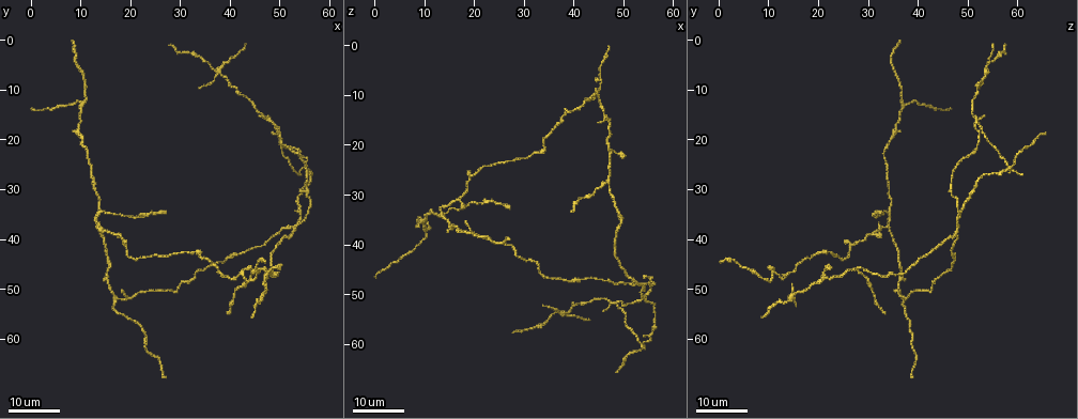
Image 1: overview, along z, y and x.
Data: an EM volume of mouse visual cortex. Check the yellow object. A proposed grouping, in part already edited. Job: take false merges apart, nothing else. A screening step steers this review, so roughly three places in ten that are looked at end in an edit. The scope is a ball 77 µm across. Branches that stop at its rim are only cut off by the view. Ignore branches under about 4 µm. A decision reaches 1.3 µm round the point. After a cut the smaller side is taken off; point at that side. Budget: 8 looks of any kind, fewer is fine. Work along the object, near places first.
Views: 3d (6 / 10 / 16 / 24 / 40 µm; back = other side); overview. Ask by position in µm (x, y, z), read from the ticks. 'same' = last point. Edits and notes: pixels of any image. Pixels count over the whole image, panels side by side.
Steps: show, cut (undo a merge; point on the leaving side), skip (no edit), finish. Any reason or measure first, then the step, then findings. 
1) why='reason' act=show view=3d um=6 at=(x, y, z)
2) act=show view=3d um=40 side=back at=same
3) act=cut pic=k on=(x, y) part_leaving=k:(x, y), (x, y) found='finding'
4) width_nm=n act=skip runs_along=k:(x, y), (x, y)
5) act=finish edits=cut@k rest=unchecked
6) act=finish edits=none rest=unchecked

why='a fork' act=show view=3d um=24 at=(14.0, 34.5, 34.0)

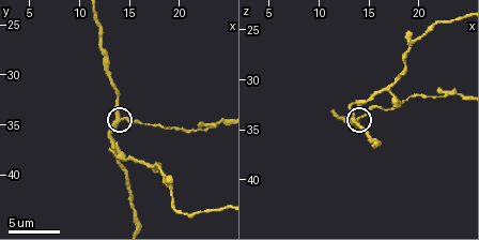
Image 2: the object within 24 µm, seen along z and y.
act=show view=3d um=10 at=(13.8, 34.8, 34.0)

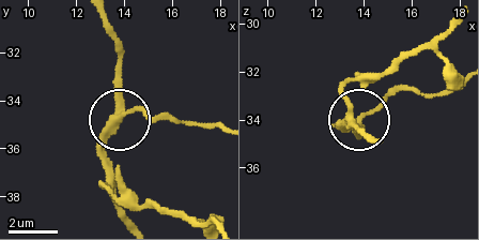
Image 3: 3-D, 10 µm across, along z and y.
arms=3 act=skip found='all the same neuron'

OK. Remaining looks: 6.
why='a fork' act=show view=3d um=16 at=(10.5, 13.0, 37.5)

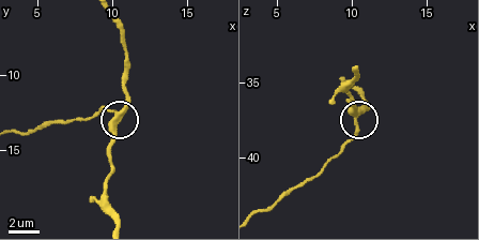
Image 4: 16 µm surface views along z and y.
act=show view=3d um=10 at=(10.6, 13.0, 37.0)

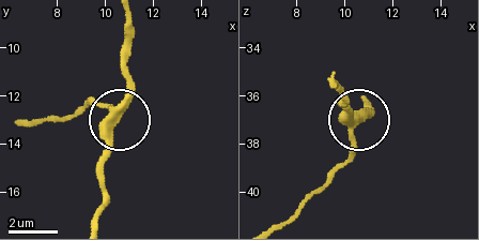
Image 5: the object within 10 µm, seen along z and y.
arms=3 act=skip found='one neuron here'

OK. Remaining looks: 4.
why='a narrow waist' act=show view=3d um=16 at=(41.5, 10.0, 52.0)

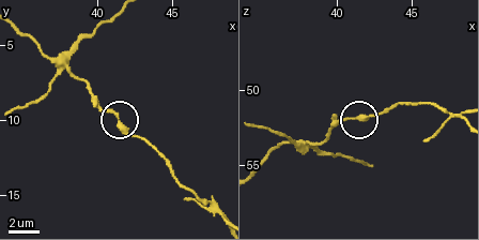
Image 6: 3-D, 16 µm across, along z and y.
act=show view=3d um=6 at=same

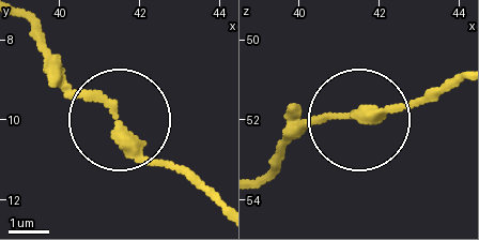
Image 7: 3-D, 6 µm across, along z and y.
act=skip runs_along=7:(460, 75), (419, 100), (337, 114), (279, 140) found='one neuron here'

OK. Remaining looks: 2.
why='three-way junction' act=show view=3d um=16 at=(49.0, 16.5, 51.5)

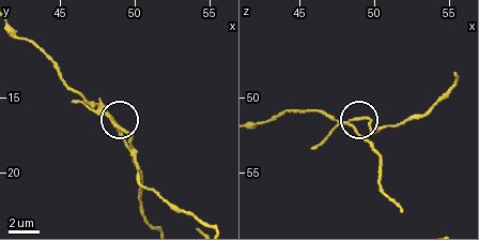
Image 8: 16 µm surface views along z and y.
act=show view=3d um=10 at=(48.6, 16.6, 52.0)

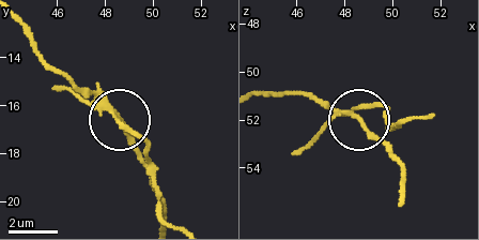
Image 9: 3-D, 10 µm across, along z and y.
act=cut pic=9 on=(361, 126) part_leaving=9:(343, 116), (357, 120), (401, 163), (403, 190) found='two neurons meet here'

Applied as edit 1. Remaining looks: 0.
act=finish edits=cut@9 rest=unchecked

